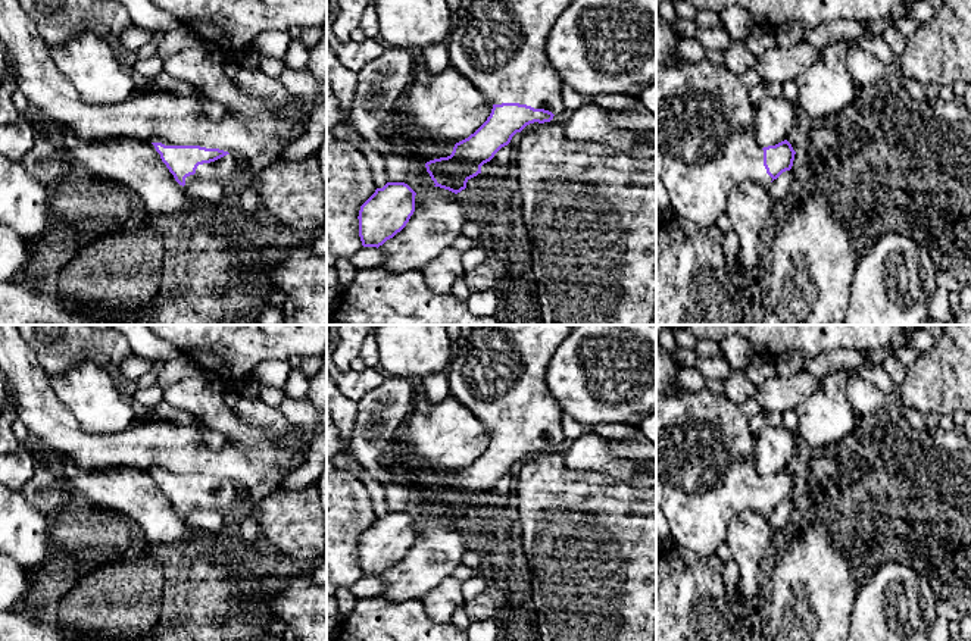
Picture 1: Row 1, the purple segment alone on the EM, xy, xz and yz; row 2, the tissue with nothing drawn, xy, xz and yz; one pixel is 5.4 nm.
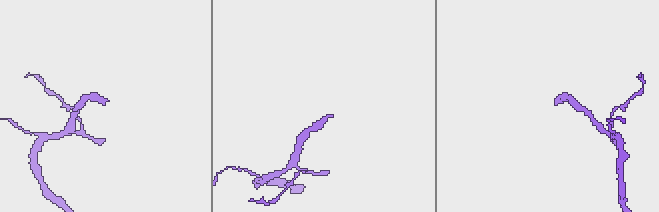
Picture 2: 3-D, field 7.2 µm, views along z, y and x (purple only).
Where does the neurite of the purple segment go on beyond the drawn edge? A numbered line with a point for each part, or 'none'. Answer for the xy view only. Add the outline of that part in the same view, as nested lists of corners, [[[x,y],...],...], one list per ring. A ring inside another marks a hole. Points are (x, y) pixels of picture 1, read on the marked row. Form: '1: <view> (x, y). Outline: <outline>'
1: xy (224, 171). Outline: [[[227,154],[215,162],[199,165],[196,173],[185,178],[185,184],[194,181],[215,181],[234,190],[240,185],[241,178],[234,156]]]

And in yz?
1: yz (705, 147). Outline: [[[656,9],[656,176],[664,182],[664,187],[669,196],[669,206],[674,213],[684,218],[699,226],[716,225],[716,219],[725,213],[730,193],[744,181],[752,181],[768,187],[772,178],[767,173],[764,166],[764,150],[753,137],[753,106],[749,100],[749,90],[728,66],[714,65],[708,59],[703,59],[694,65],[669,65],[669,54],[677,46],[678,37],[672,34],[658,9]]]

